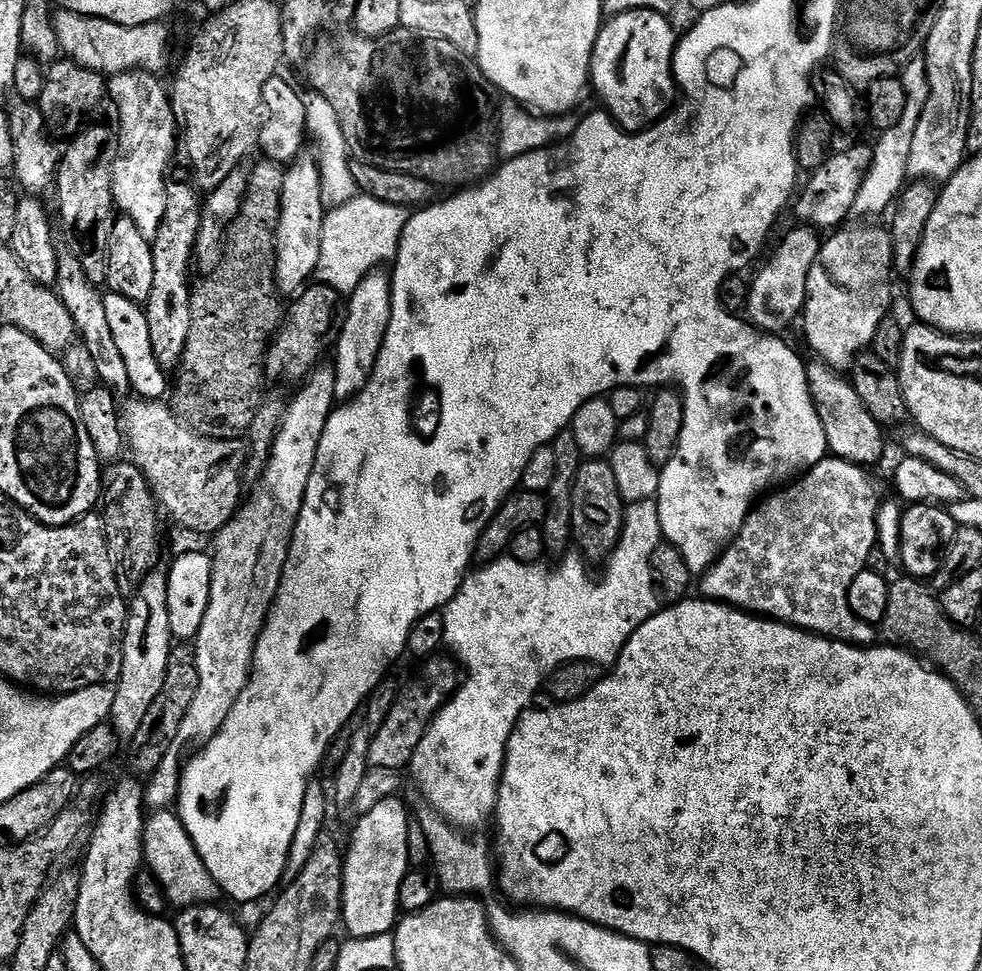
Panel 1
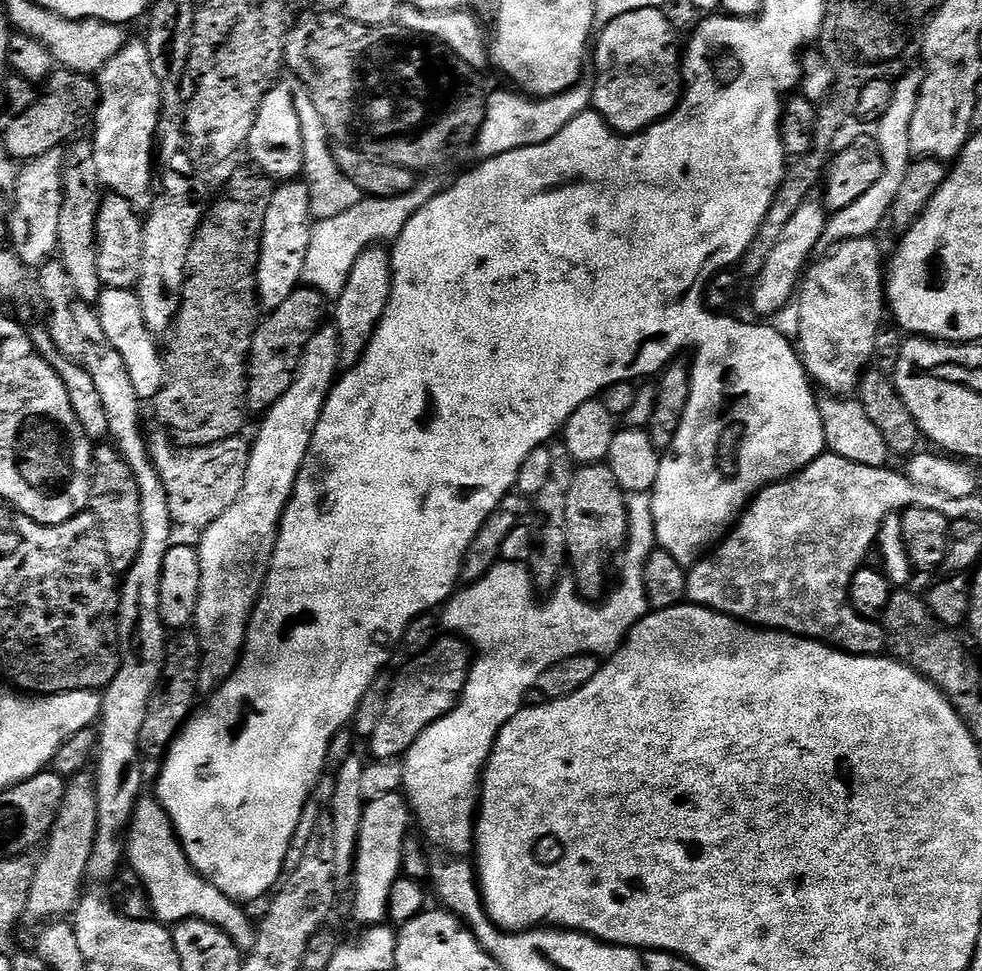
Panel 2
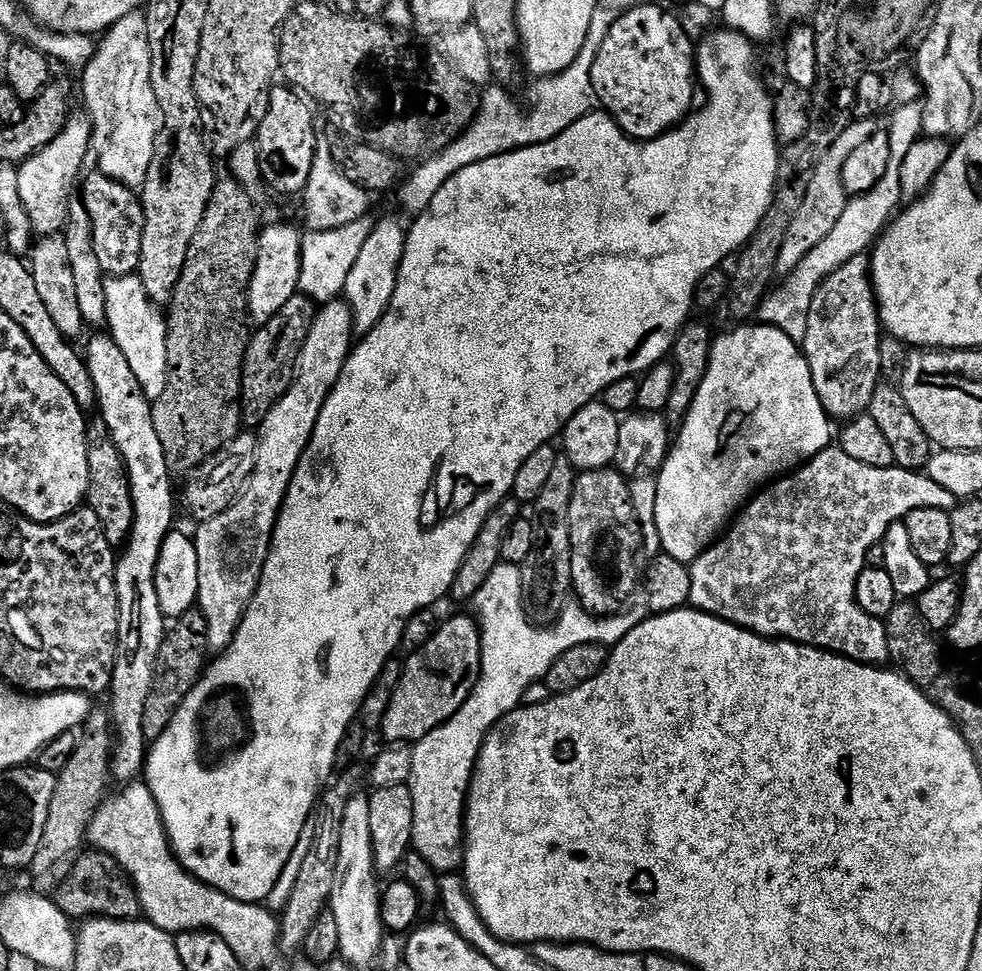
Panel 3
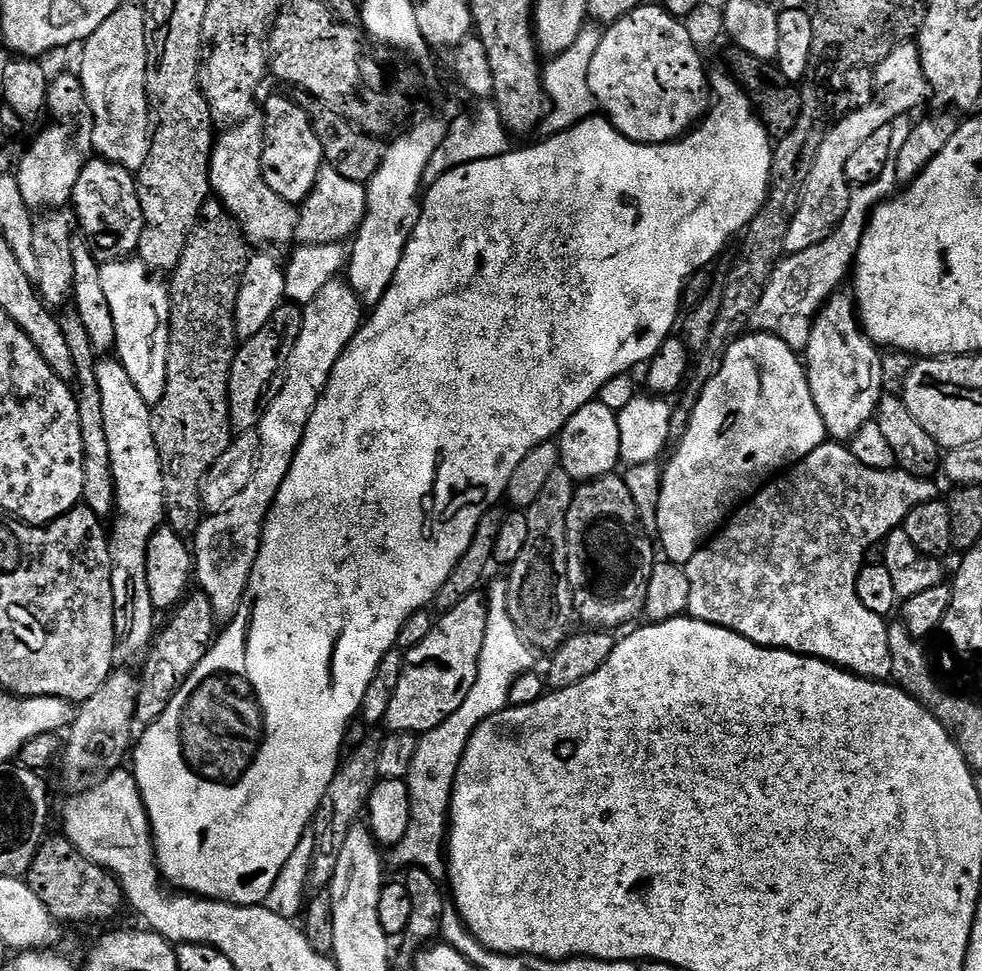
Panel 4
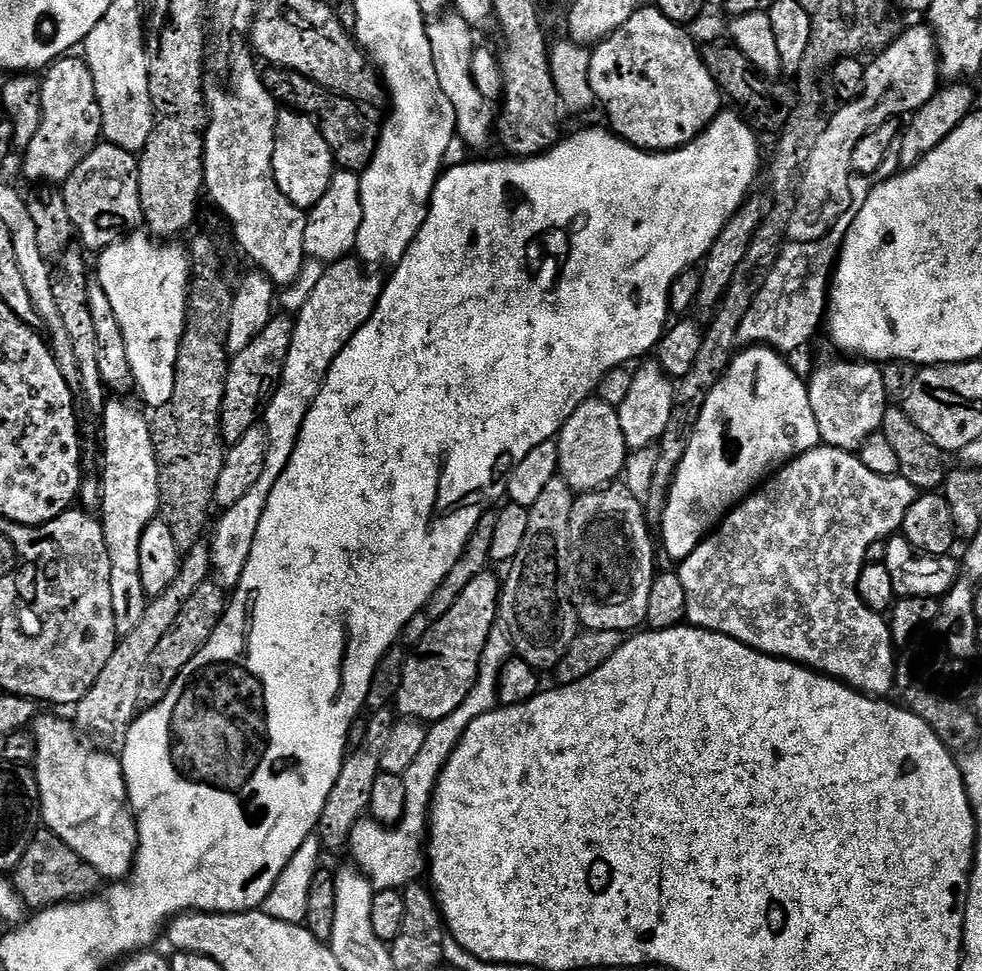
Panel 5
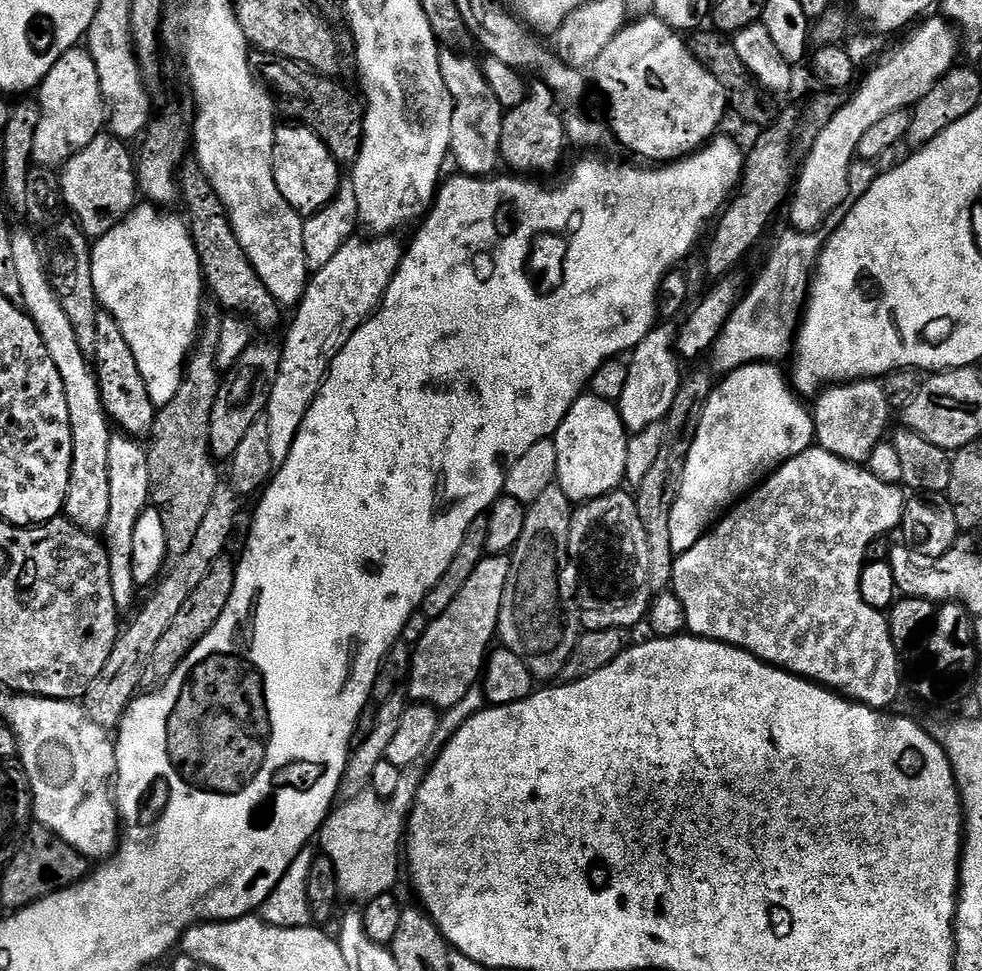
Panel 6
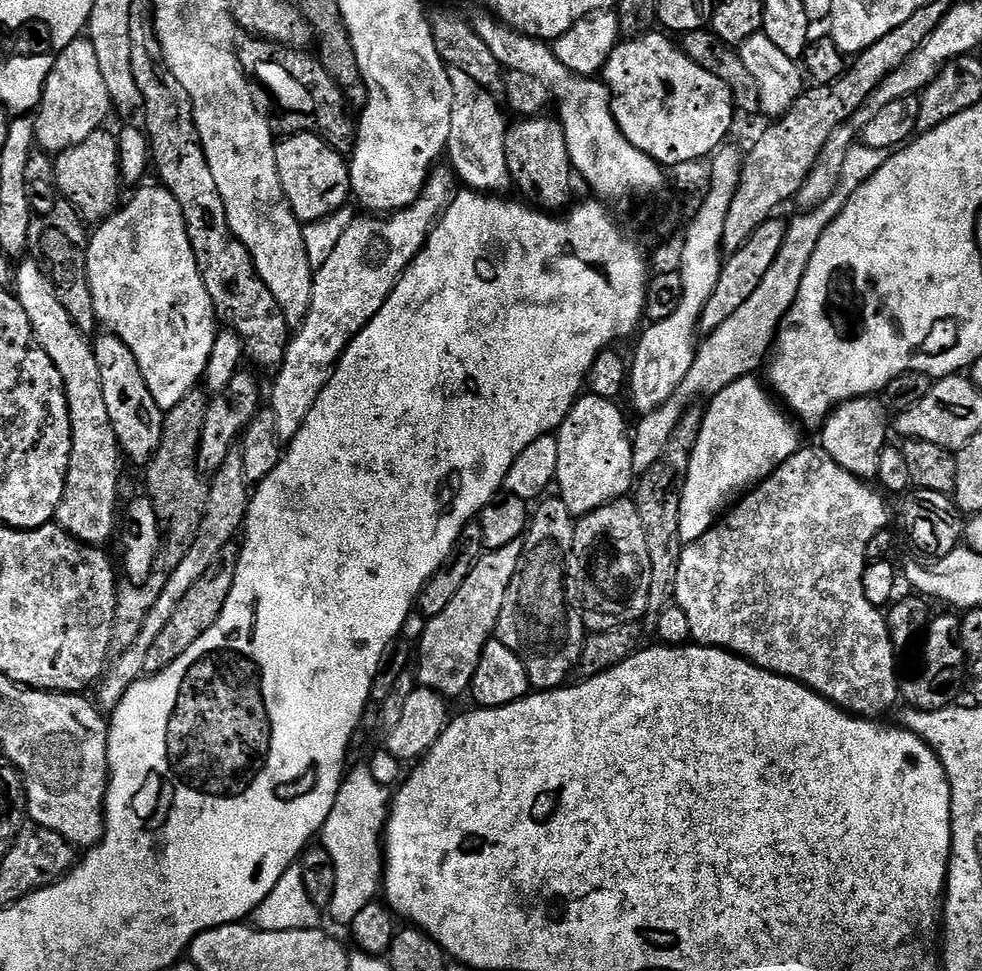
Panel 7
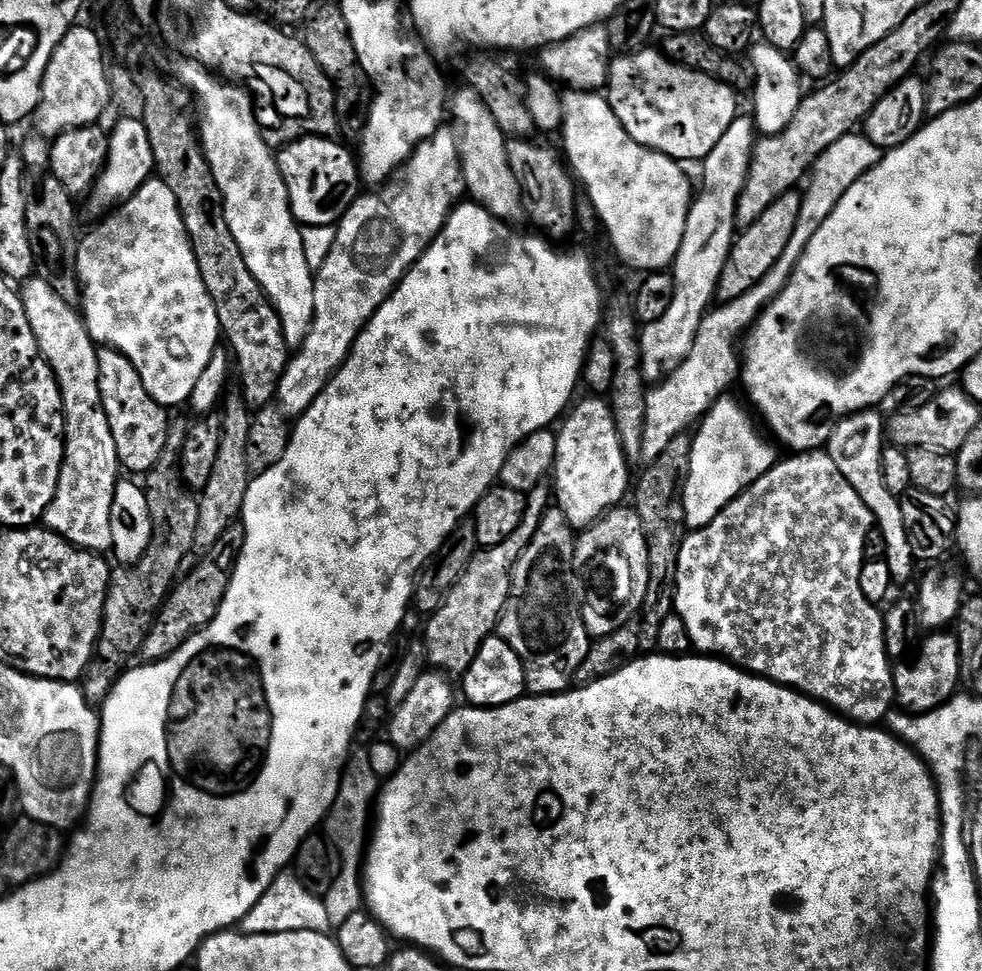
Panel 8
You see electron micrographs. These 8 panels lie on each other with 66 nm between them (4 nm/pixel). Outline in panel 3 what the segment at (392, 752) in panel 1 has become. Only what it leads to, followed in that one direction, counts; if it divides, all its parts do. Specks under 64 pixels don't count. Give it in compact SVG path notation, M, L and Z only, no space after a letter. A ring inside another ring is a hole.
M475 615L456 616L453 620L448 620L439 625L435 634L426 642L424 648L411 653L402 664L400 681L393 690L392 697L388 703L388 708L384 711L384 717L380 720L378 729L379 735L385 736L388 744L415 745L422 738L430 734L430 730L438 730L470 698L474 686L480 677L480 667L482 666L482 642L480 641L480 625Z

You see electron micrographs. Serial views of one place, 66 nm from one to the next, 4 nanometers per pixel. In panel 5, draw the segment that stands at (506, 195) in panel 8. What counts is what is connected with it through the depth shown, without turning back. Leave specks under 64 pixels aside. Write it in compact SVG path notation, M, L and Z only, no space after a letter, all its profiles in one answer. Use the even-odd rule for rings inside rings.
M455 10L427 21L430 38L430 54L434 54L434 71L438 73L438 86L450 98L456 115L456 131L469 149L484 148L494 140L494 129L498 124L498 112L493 101L482 98L482 92L474 82L472 53L474 29Z

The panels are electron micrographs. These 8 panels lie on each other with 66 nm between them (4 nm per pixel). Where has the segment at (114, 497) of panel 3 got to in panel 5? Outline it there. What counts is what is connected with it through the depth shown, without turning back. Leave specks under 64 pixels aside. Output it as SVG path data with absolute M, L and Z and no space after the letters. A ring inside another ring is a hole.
M73 246L60 257L58 267L64 276L57 275L52 281L54 286L54 302L58 306L58 314L62 317L62 322L66 325L66 334L73 344L74 360L78 362L78 374L80 375L79 391L84 391L84 400L88 403L88 408L96 414L103 413L106 403L106 389L102 382L102 374L98 374L98 345L96 331L94 330L94 317L90 314L88 305L88 285L90 264L84 261L85 253L79 247Z

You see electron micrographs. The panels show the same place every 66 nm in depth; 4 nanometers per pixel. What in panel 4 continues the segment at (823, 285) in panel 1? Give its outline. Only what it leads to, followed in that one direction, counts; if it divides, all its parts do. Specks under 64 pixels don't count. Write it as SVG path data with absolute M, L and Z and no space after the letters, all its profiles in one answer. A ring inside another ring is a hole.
M851 295L830 296L817 312L810 330L806 371L814 406L818 406L824 431L833 441L851 442L862 426L875 421L876 407L880 404L880 397L885 395L882 352L865 334L858 319L856 301Z

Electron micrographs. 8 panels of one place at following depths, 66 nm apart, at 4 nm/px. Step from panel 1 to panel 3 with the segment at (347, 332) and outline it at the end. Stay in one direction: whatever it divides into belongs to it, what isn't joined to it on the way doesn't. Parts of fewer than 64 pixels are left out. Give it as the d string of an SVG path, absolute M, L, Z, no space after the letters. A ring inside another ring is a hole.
M394 217L375 221L370 238L362 245L362 250L354 262L354 270L346 278L342 296L352 307L352 327L357 337L362 337L386 314L390 302L394 298L394 286L398 282L398 270L404 257L405 225L400 225Z

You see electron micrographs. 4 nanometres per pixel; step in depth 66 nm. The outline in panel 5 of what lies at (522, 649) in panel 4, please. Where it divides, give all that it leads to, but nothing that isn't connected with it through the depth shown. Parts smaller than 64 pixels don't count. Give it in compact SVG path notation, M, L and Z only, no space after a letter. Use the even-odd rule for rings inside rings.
M499 631L492 632L490 638L486 642L486 650L482 650L482 662L478 670L478 678L474 682L474 690L470 690L470 694L466 698L466 702L462 702L462 706L458 706L458 710L454 710L454 714L450 714L445 720L437 720L428 728L428 737L426 738L426 746L422 746L422 750L418 753L418 765L426 766L426 764L436 764L434 768L428 768L424 772L424 788L425 793L431 794L436 790L436 783L440 777L440 768L450 758L450 754L456 748L456 743L462 738L462 734L466 734L466 730L470 726L470 722L474 722L474 718L482 718L482 714L492 711L498 704L498 693L496 690L496 682L500 679L500 671L505 660L510 656L510 644L507 639ZM373 818L357 821L346 845L352 851L351 863L359 868L372 883L376 892L404 889L407 884L415 884L425 875L428 864L426 836L420 832L396 832L395 827L380 824Z

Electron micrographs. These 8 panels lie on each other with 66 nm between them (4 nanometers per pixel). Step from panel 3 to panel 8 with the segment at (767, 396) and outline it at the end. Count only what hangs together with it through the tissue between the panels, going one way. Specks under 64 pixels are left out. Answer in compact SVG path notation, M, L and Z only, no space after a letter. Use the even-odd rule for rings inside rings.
M728 399L717 400L711 409L704 413L692 436L690 474L683 494L684 523L692 530L704 528L710 522L714 522L714 518L718 518L718 514L726 505L734 502L734 498L738 498L751 484L758 482L758 478L762 478L762 474L766 474L778 462L778 455L776 456L777 445L775 443L772 443L773 445L768 444L769 437L758 427L753 413L743 403L740 405L738 401Z

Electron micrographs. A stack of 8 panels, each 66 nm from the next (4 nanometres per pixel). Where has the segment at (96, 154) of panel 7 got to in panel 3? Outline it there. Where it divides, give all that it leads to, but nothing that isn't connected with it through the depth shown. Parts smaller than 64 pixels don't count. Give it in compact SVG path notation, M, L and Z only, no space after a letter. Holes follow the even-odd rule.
M99 170L93 172L93 176L83 177L82 199L94 226L94 250L98 254L98 266L102 266L108 278L139 273L144 233L144 206L141 197L106 173Z

